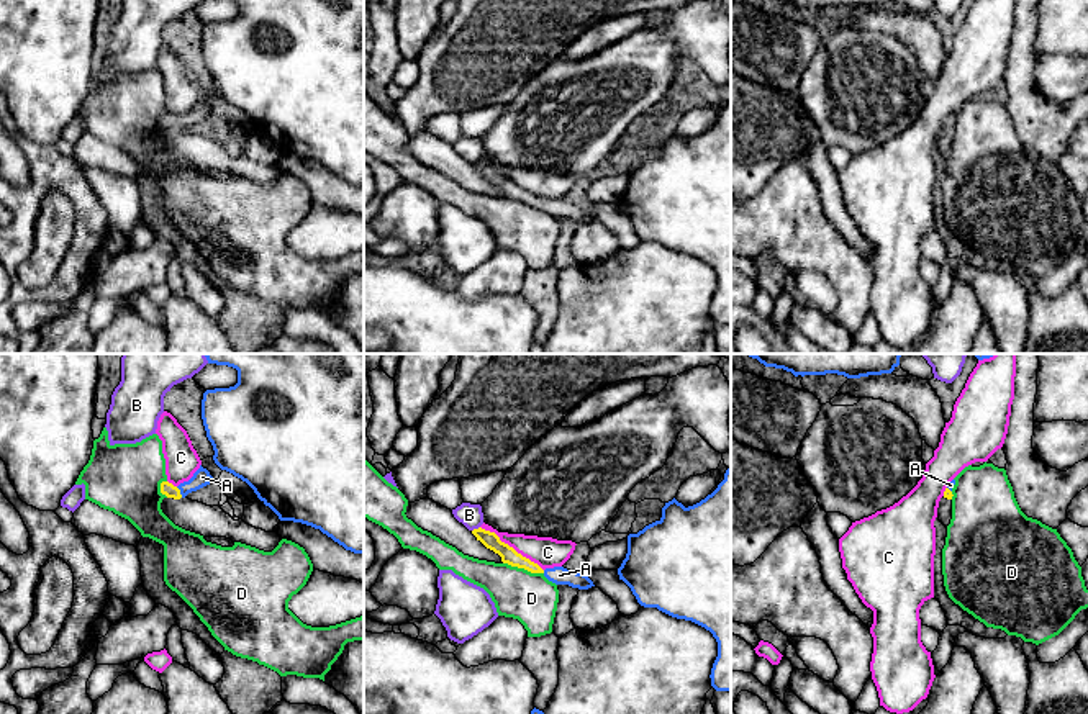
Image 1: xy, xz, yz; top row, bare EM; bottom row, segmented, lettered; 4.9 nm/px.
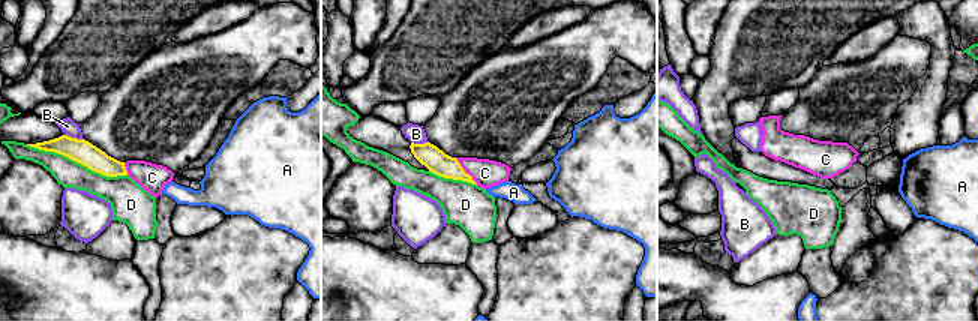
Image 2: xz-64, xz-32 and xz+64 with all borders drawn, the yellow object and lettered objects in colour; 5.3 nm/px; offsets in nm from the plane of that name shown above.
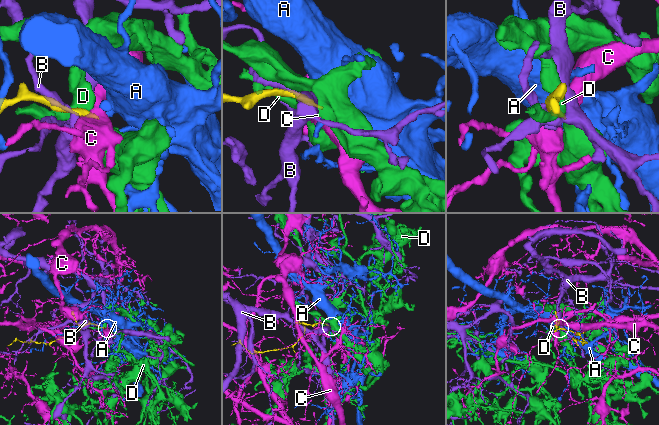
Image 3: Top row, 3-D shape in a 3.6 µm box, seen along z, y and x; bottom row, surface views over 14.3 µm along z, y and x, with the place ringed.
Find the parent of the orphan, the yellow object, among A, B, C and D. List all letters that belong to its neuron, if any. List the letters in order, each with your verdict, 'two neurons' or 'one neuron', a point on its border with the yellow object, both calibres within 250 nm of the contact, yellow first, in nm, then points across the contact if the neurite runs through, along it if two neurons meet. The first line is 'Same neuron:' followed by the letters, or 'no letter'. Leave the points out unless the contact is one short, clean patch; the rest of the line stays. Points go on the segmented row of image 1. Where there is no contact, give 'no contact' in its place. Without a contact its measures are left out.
Same neuron: A
A: one neuron | xy (179, 492) | 70/90 nm | across xy (169, 490), (179, 492), (202, 477)
B: two neurons | xz (476, 529) | 80/110 nm | along xz (479, 526), (472, 531)
C: two neurons | xz (512, 547) | 80/150 nm | along xz (480, 526), (492, 531), (543, 570)
D: two neurons | xz (523, 567) | 80/240 nm

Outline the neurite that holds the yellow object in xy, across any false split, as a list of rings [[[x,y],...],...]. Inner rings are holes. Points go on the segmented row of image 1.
[[[200,465],[200,468],[193,473],[188,481],[174,486],[169,481],[161,483],[161,493],[167,498],[180,499],[185,498],[188,493],[197,491],[210,483],[216,481],[206,468]]]

